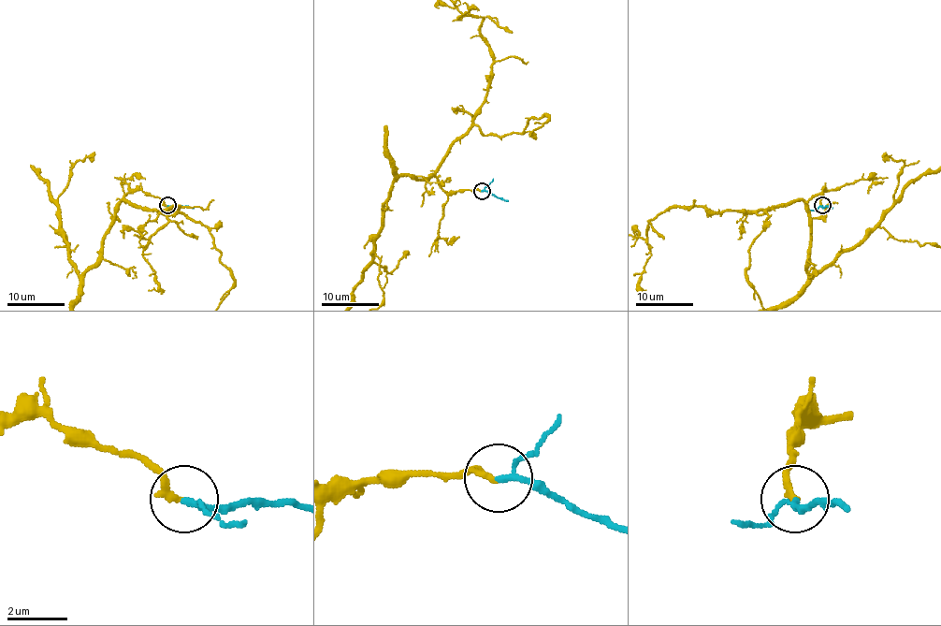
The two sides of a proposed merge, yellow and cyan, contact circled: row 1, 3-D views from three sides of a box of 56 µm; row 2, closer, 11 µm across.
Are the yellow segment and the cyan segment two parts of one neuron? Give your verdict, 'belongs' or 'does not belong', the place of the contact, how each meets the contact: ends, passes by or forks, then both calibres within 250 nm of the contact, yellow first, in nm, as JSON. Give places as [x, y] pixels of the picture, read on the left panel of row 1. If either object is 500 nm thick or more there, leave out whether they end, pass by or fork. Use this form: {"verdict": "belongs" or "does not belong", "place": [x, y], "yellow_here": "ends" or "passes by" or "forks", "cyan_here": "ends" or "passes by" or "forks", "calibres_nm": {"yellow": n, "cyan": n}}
{"verdict": "belongs", "place": [167, 205], "yellow_here": "ends", "cyan_here": "passes by", "calibres_nm": {"yellow": 240, "cyan": 160}}

